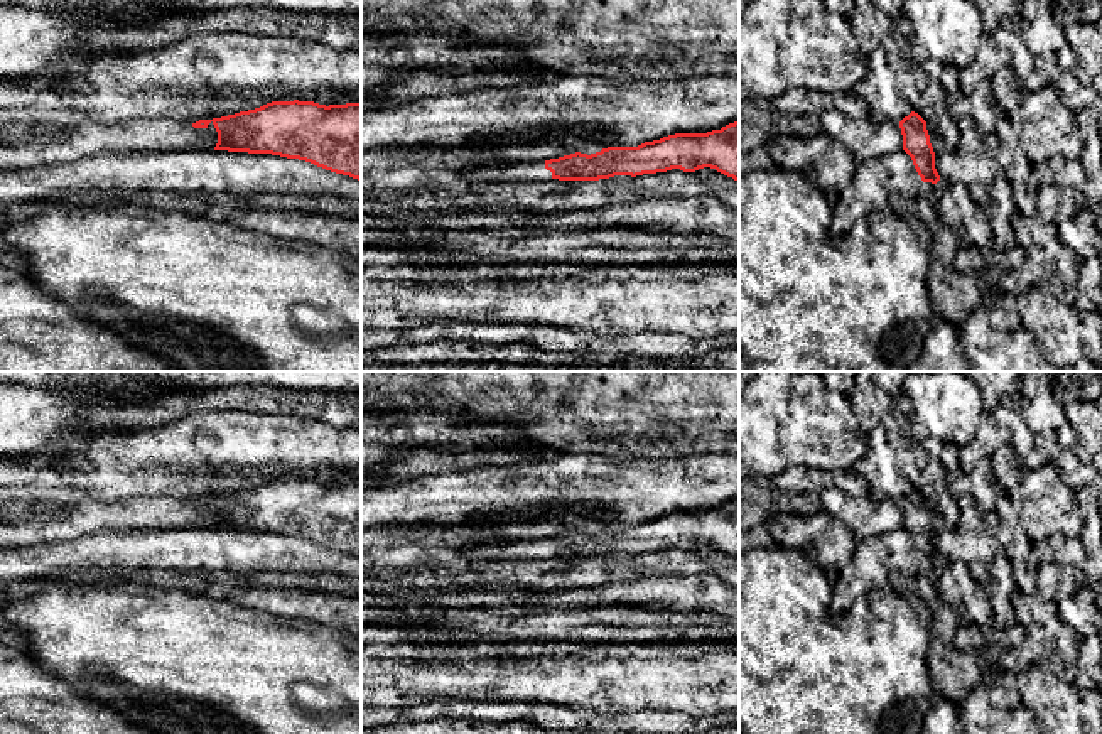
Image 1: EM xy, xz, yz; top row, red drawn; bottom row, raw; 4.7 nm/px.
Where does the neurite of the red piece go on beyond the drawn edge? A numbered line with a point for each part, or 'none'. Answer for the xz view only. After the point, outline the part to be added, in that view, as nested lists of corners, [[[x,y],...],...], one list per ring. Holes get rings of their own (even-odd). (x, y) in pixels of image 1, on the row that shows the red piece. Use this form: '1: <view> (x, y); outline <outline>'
1: xz (534, 171); outline [[[543,160],[515,162],[503,169],[484,167],[466,175],[467,182],[542,182],[550,179],[552,172],[545,169]]]

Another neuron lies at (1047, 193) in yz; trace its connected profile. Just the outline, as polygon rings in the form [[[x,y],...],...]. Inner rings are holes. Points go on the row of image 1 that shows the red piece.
[[[1040,182],[1038,208],[1026,216],[1016,213],[1013,218],[1018,245],[1024,250],[1026,265],[1023,280],[1038,283],[1063,304],[1073,305],[1078,292],[1078,256],[1058,238],[1058,204],[1061,187]]]

